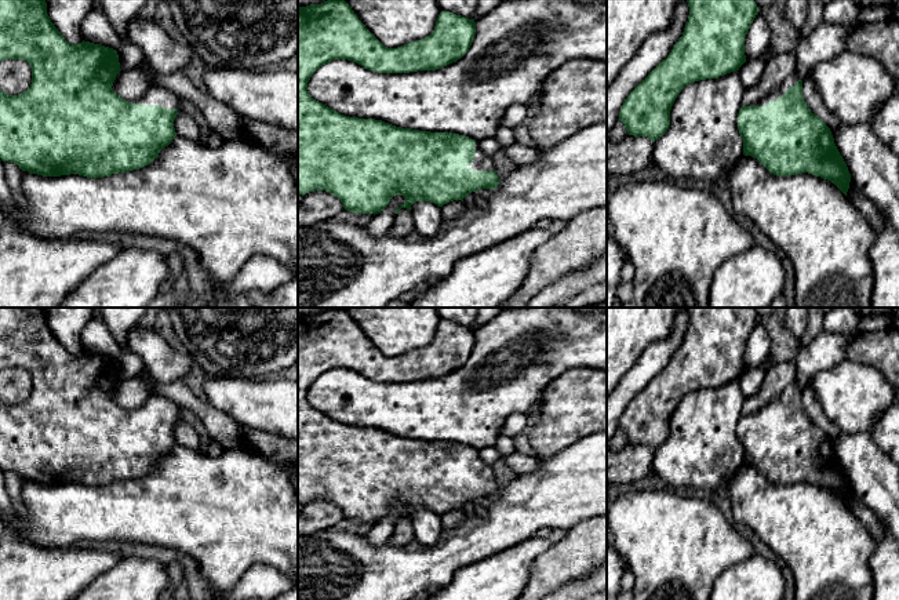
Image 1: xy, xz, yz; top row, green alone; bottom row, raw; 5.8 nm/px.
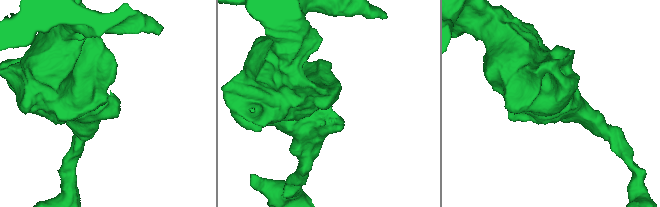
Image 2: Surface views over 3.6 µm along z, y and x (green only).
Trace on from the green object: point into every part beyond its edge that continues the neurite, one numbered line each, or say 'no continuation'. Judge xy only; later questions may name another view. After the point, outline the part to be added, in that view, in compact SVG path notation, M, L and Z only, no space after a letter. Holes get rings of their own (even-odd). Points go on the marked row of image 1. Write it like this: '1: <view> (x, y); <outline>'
1: xy (157, 95); M159 86L150 87L141 99L130 102L142 103L145 106L157 105L165 109L182 109L182 99L172 91Z

